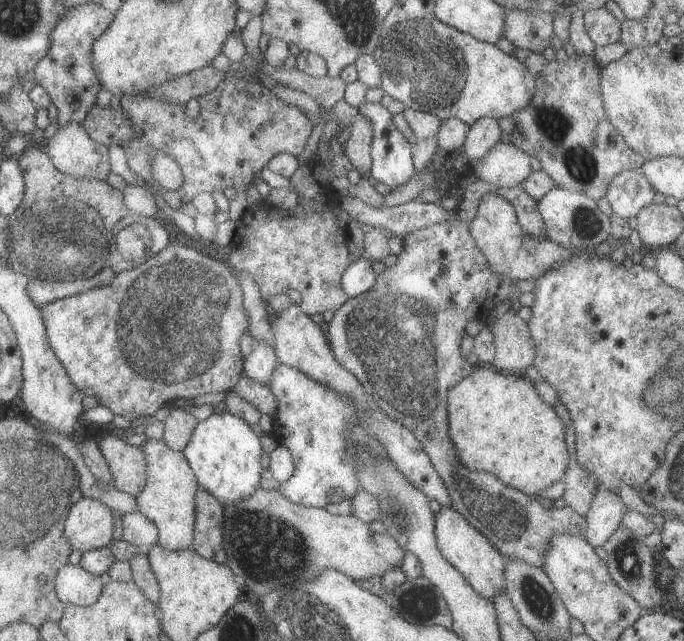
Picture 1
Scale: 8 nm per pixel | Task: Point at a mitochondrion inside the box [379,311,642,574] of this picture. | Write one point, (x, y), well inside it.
(497, 514)

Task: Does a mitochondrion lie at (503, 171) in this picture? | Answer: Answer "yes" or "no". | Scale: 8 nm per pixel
no

